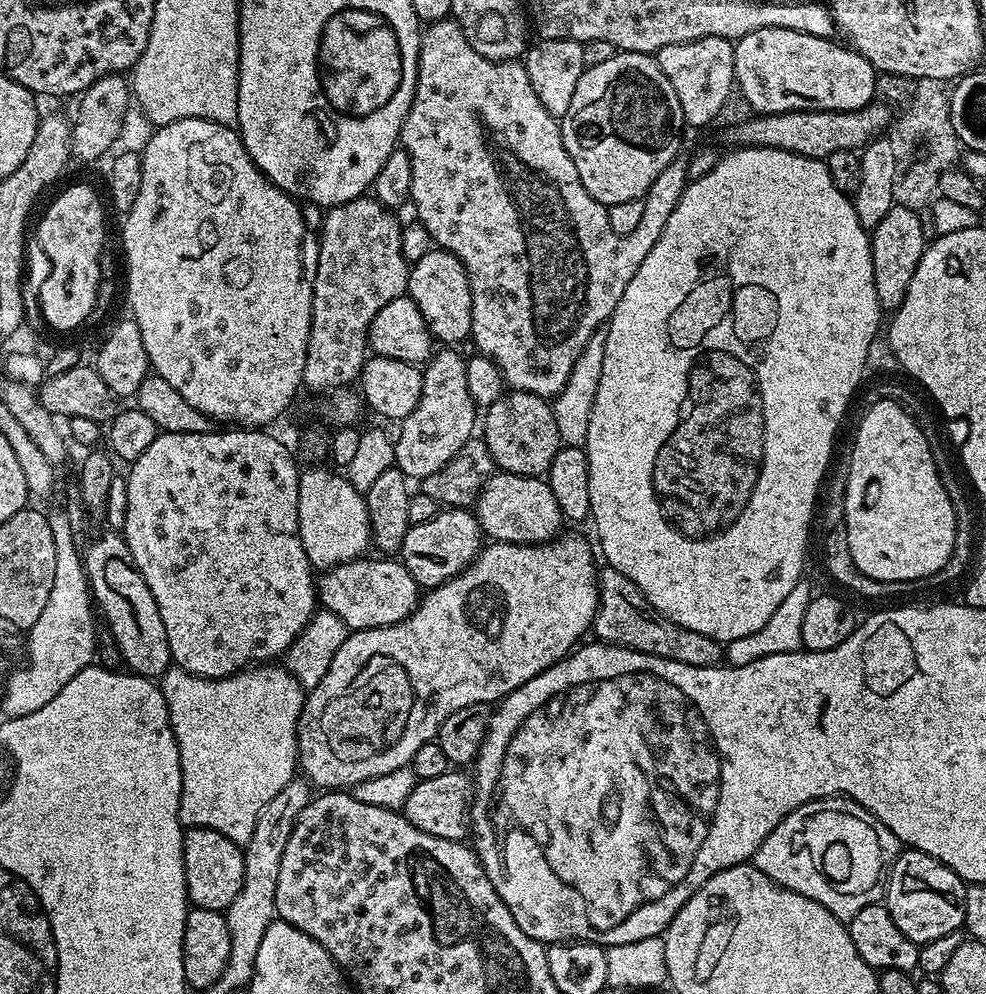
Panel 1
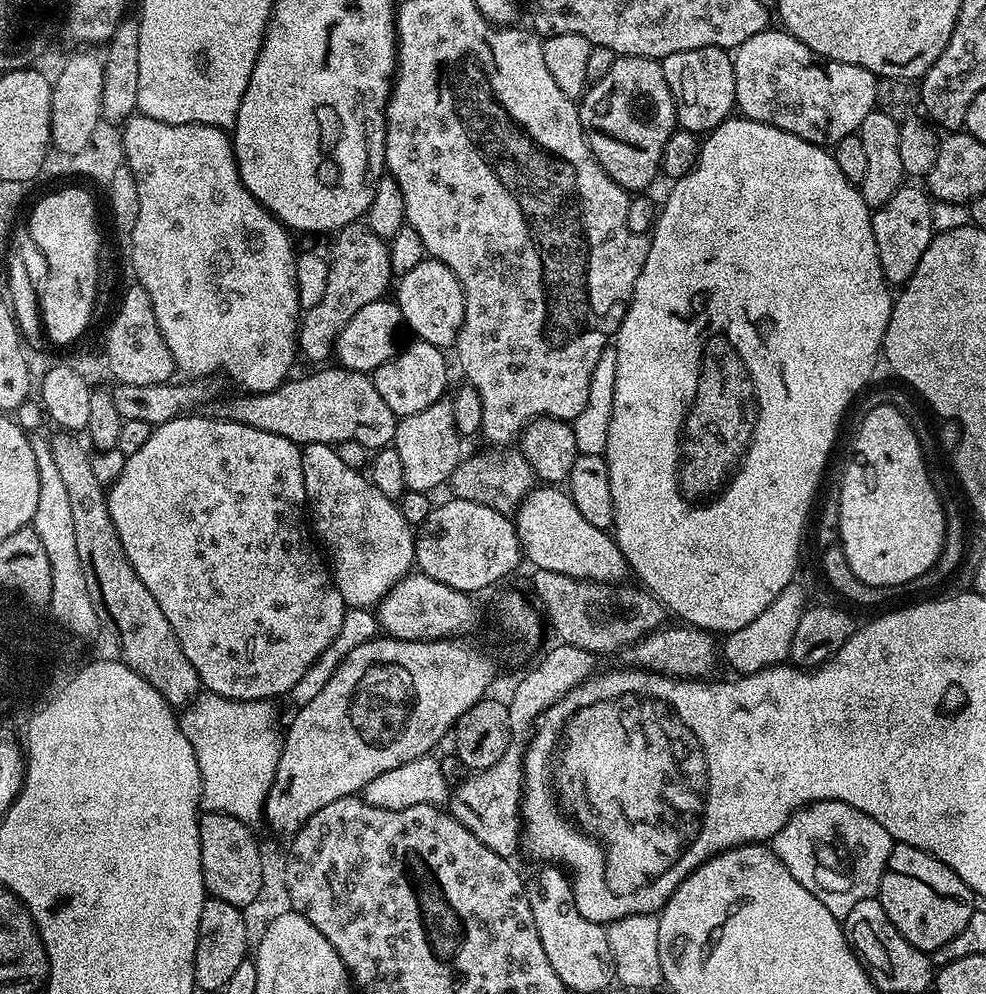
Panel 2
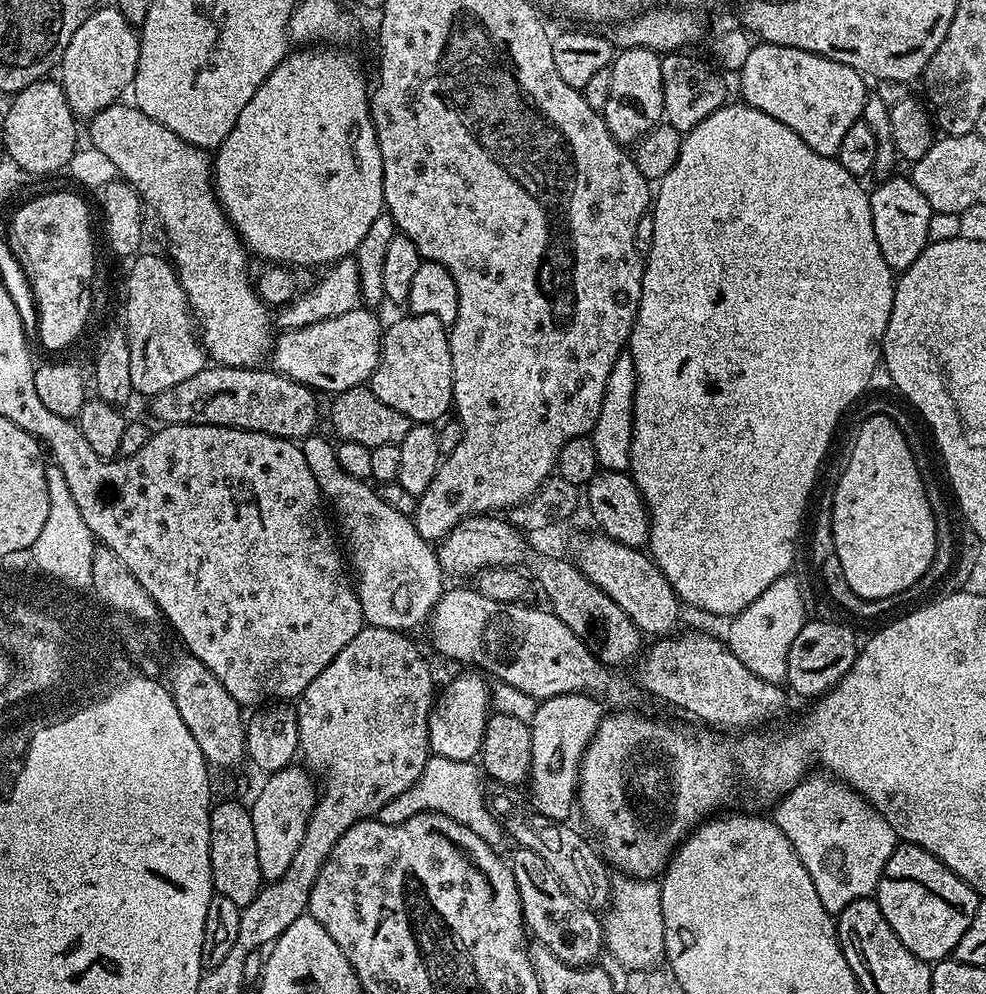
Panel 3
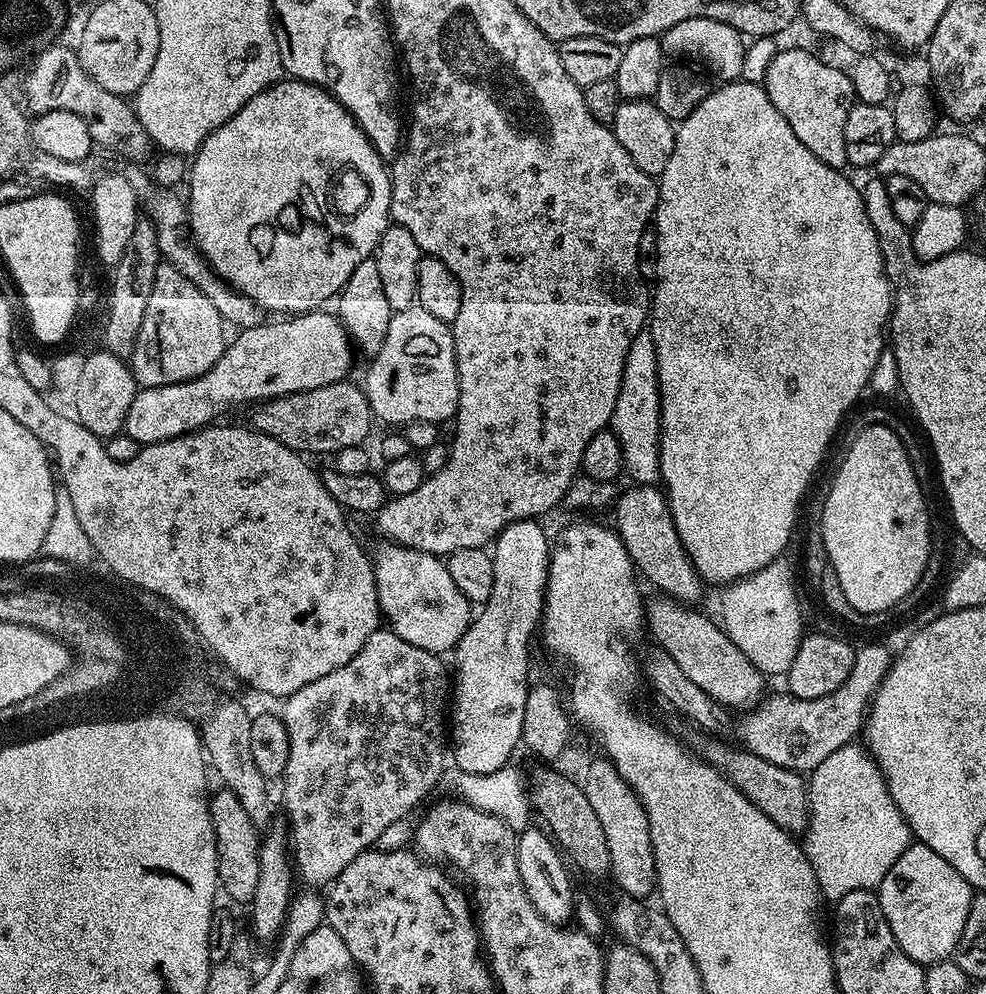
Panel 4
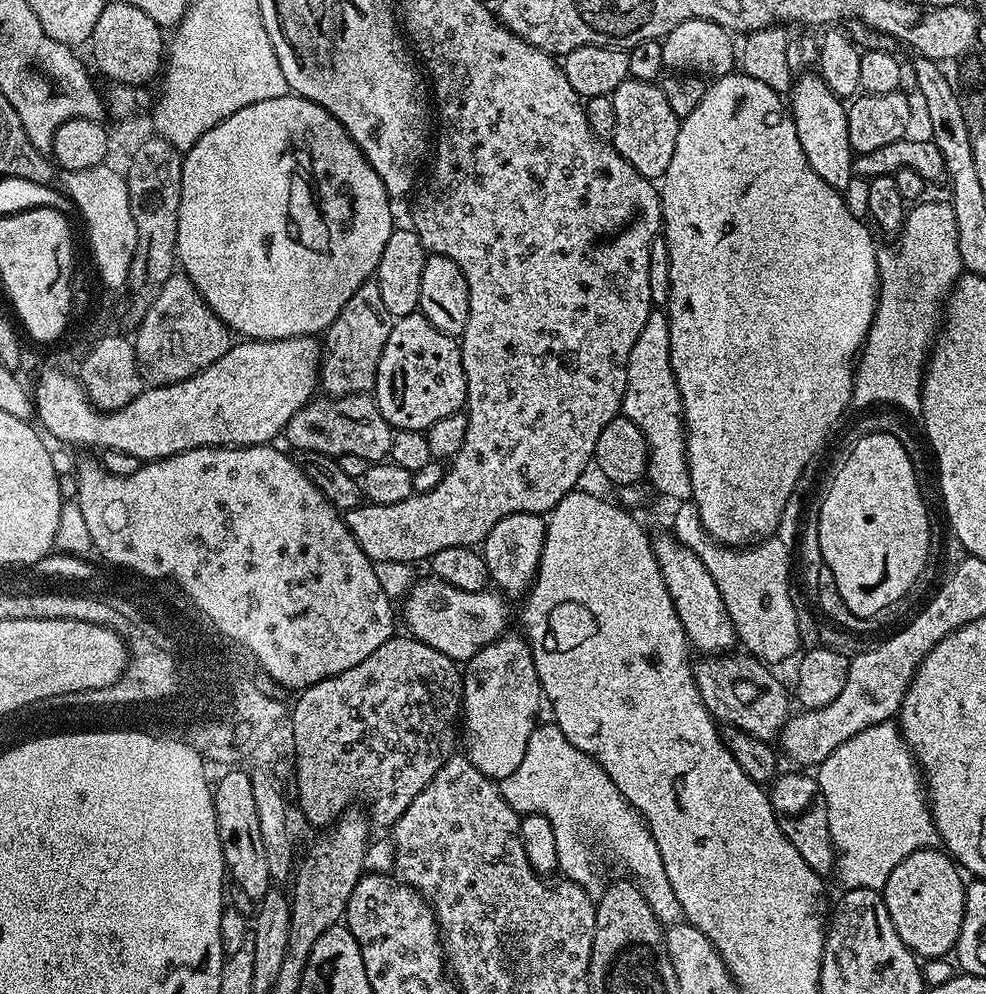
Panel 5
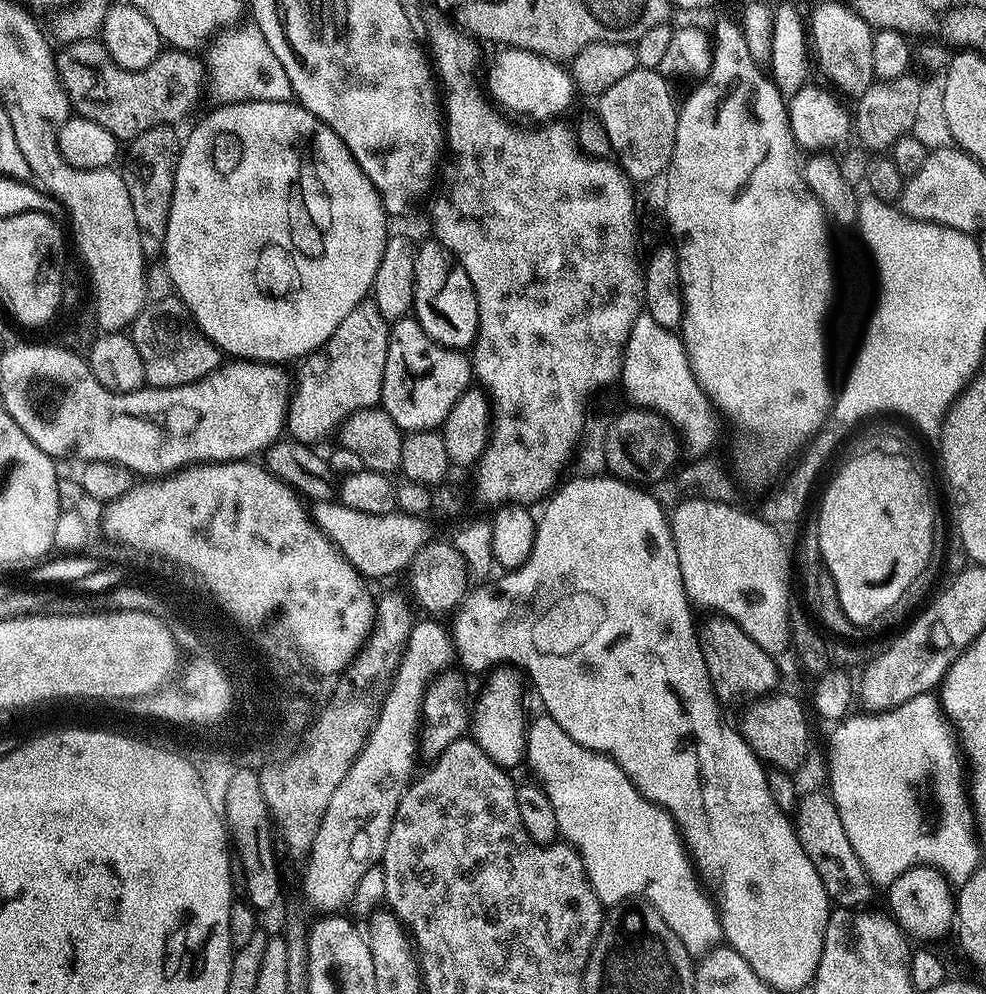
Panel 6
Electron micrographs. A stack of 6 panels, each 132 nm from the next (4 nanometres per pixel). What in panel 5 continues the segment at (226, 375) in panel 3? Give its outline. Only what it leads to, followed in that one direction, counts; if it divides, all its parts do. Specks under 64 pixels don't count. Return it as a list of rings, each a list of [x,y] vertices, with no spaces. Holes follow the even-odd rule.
[[[371,395],[320,399],[313,398],[302,405],[284,428],[283,439],[288,439],[297,453],[317,452],[333,458],[356,454],[369,462],[380,462],[388,456],[394,429],[382,418],[382,410],[378,410]]]

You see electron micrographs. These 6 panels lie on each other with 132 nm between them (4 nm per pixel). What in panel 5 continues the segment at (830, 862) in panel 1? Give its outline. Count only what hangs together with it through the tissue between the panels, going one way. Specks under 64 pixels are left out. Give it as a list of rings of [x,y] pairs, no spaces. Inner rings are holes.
[[[895,723],[875,724],[858,734],[854,734],[854,738],[842,742],[842,746],[838,746],[838,750],[834,750],[818,765],[818,771],[814,777],[816,782],[820,784],[821,793],[824,795],[826,810],[828,811],[828,821],[830,822],[830,838],[832,839],[833,846],[836,848],[834,872],[837,877],[840,875],[840,880],[844,883],[843,887],[845,889],[875,888],[882,890],[886,886],[894,866],[898,866],[898,862],[910,858],[910,854],[914,854],[920,848],[931,848],[937,843],[936,823],[932,820],[931,807],[926,806],[926,785],[922,779],[922,773],[916,763],[915,756],[912,755],[911,748],[908,747],[907,742],[905,742],[900,734],[899,727]]]

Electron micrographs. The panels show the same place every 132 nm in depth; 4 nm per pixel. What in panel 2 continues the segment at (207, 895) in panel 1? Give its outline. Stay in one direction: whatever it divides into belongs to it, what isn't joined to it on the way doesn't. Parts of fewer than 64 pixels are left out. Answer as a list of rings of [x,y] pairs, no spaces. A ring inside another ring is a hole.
[[[204,812],[200,818],[200,849],[202,850],[202,878],[204,879],[205,893],[213,900],[221,900],[222,902],[230,902],[236,908],[247,909],[247,904],[252,904],[260,896],[260,891],[264,888],[264,856],[260,853],[260,844],[256,841],[256,836],[249,825],[243,824],[238,818],[234,818],[230,814],[218,814],[217,812]]]

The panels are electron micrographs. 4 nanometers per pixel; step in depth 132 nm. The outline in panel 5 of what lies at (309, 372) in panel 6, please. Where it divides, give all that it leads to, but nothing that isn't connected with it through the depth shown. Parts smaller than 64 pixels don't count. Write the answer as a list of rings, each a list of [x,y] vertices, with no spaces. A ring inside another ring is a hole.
[[[369,278],[365,284],[358,286],[354,294],[350,294],[350,302],[342,306],[338,318],[322,336],[322,355],[320,357],[319,387],[324,388],[329,397],[358,396],[368,394],[375,389],[378,362],[382,358],[382,350],[386,346],[386,338],[390,338],[390,330],[394,317],[382,302],[375,279]]]

